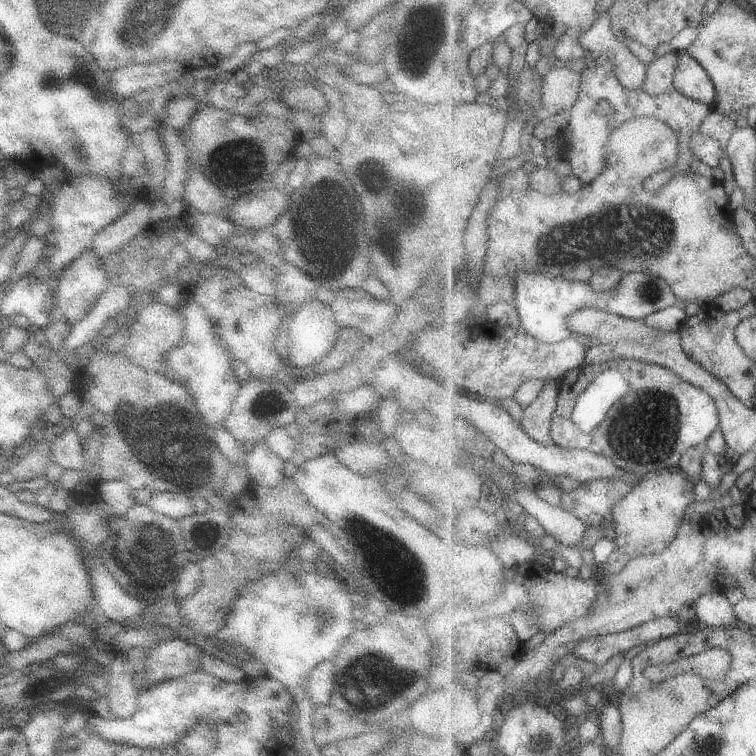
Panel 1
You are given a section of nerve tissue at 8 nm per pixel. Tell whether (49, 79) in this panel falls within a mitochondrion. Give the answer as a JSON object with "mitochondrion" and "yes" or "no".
{"mitochondrion":"yes"}

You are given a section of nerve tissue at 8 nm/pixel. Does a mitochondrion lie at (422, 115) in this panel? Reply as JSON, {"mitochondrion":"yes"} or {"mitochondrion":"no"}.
{"mitochondrion":"no"}

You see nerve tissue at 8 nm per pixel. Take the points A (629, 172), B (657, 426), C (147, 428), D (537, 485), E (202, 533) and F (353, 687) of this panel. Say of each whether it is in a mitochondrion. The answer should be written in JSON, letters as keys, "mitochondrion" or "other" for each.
{"A":"other","B":"mitochondrion","C":"mitochondrion","D":"other","E":"other","F":"mitochondrion"}

